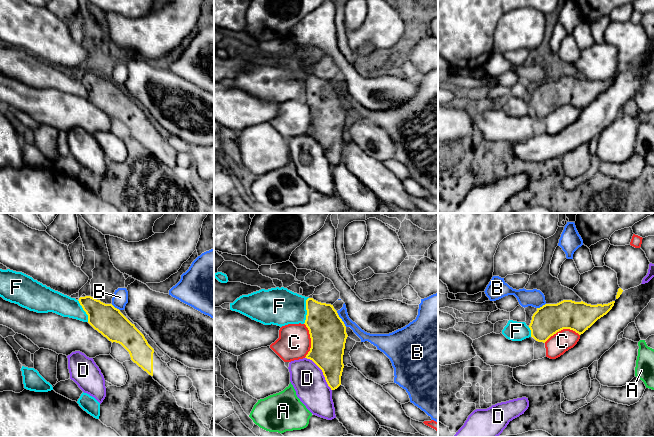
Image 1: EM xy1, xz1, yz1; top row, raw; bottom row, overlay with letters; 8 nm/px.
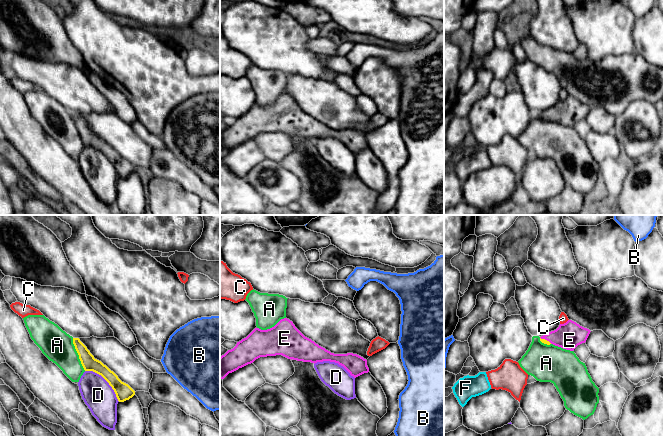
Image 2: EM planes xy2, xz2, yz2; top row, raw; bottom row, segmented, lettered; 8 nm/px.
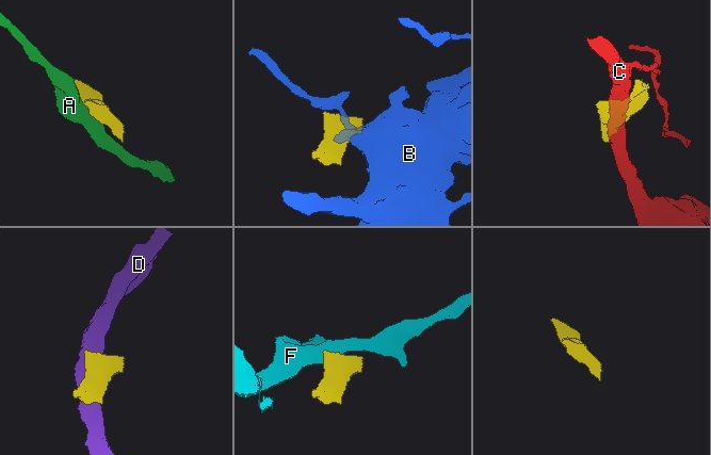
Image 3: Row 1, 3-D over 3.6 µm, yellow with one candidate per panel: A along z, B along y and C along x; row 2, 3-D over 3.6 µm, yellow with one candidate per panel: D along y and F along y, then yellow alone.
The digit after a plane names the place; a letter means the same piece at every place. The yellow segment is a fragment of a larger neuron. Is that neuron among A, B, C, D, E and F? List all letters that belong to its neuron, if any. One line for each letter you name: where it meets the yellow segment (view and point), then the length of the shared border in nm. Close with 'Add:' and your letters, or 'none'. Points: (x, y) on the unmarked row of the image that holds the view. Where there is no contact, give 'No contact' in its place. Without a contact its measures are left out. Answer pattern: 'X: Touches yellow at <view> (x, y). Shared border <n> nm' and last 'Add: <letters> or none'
E: Touches yellow at yz2 (546, 116). Shared border 110 nm
Add: E

